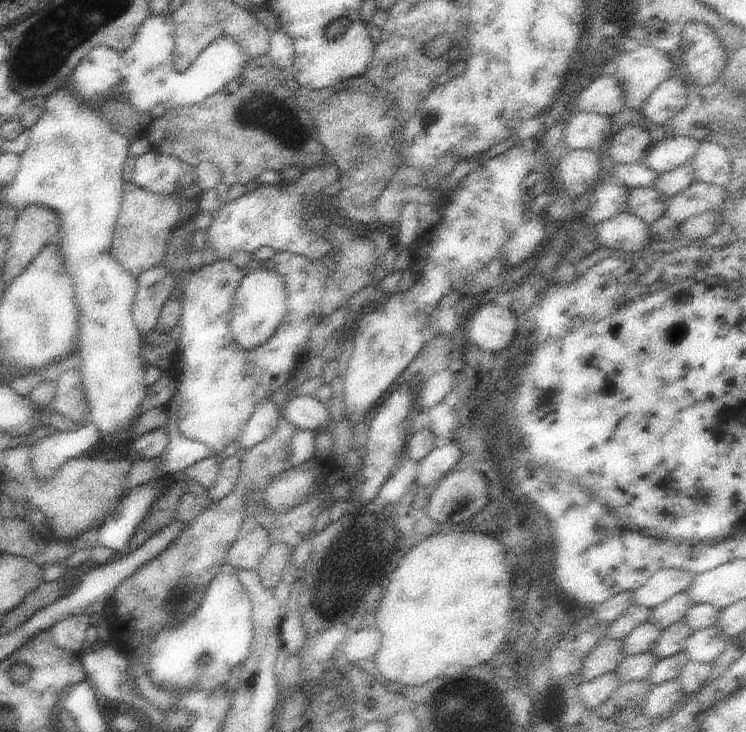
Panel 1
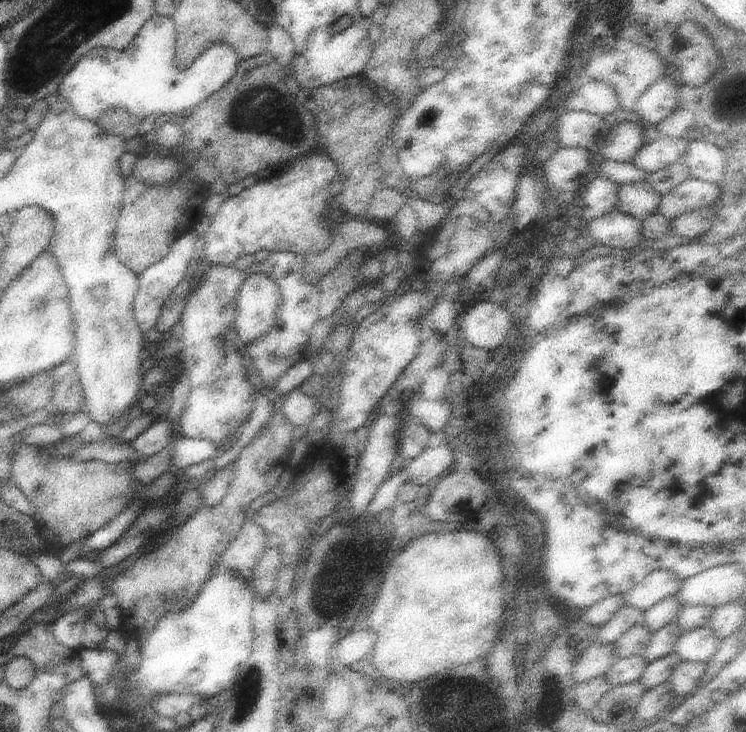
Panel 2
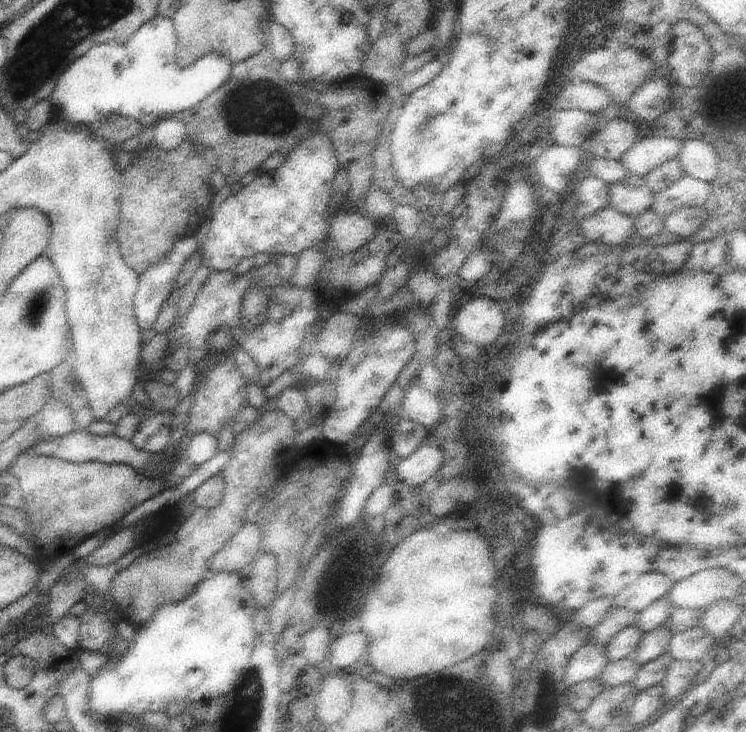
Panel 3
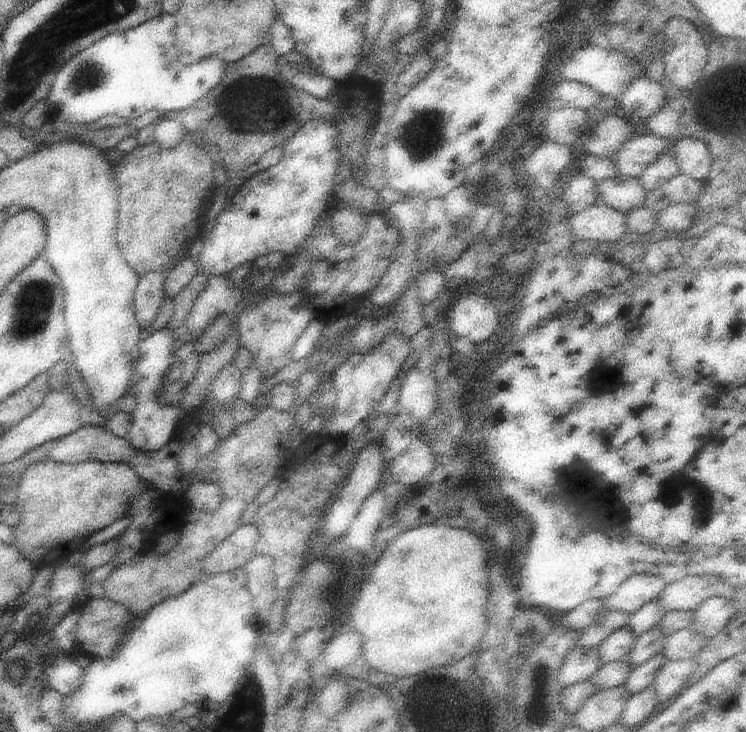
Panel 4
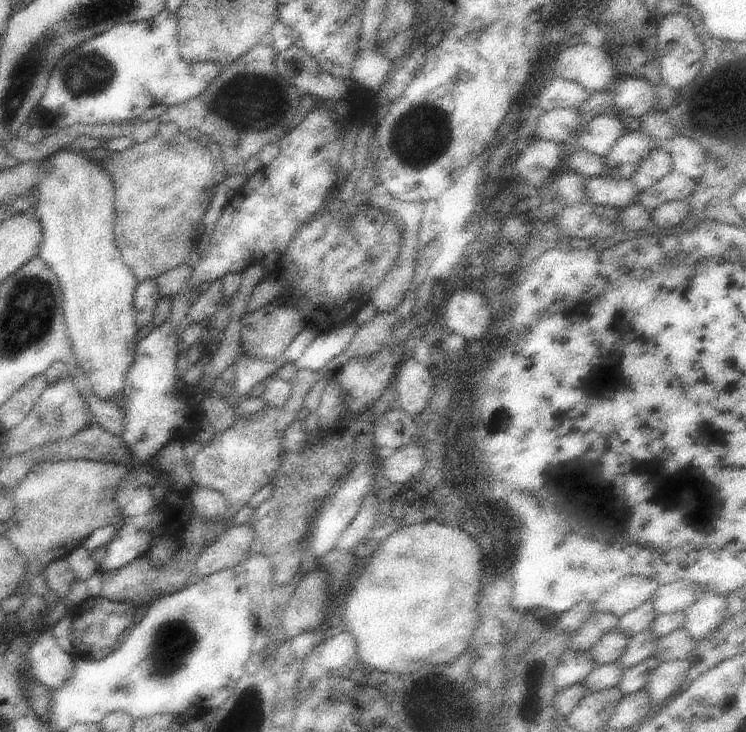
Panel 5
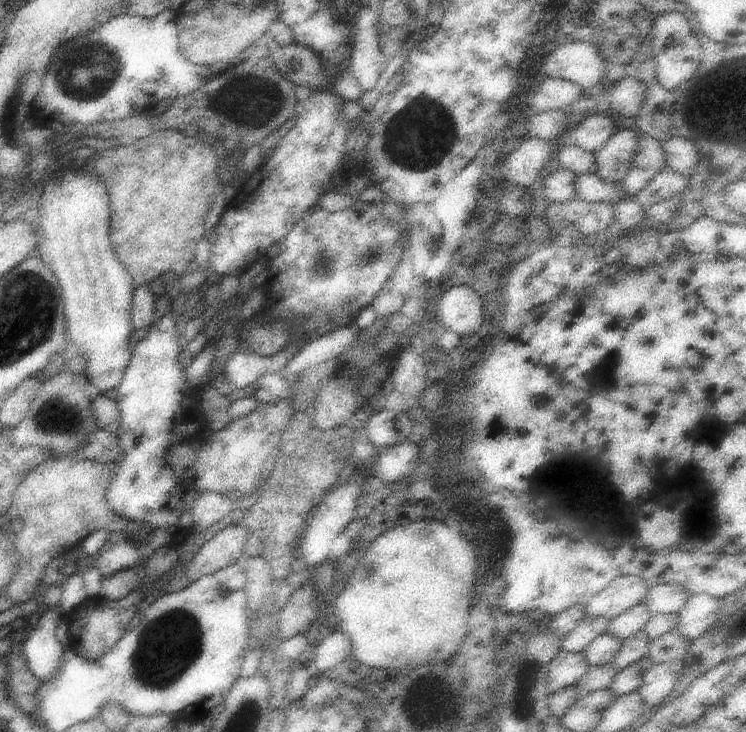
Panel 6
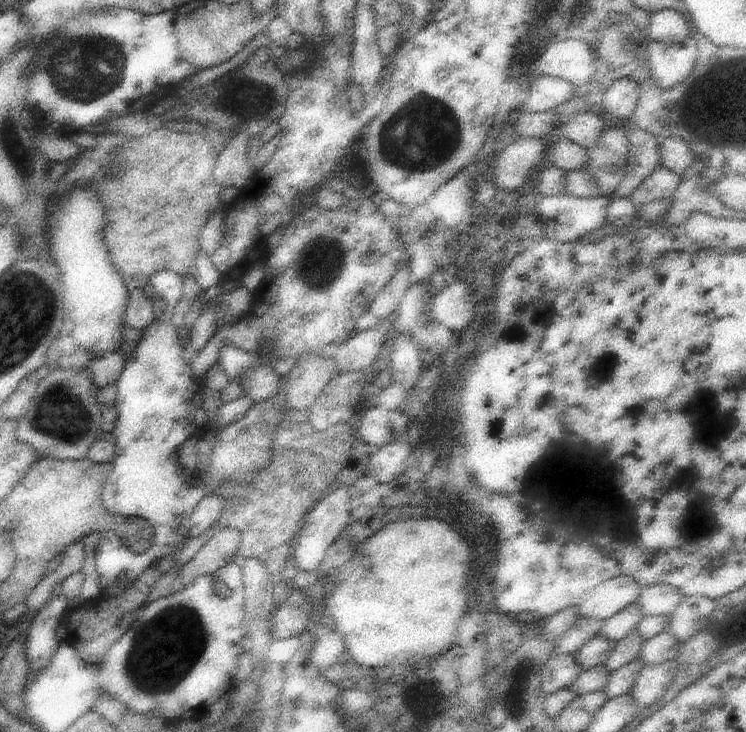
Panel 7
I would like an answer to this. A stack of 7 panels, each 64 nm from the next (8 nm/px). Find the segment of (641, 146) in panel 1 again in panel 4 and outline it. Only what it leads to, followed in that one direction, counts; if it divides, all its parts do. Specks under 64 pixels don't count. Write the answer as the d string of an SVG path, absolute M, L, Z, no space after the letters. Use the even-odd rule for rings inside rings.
M607 116L599 124L587 130L583 140L579 142L579 150L587 150L589 156L613 160L617 152L625 146L625 142L631 140L633 136L635 136L635 130L631 122L615 116Z

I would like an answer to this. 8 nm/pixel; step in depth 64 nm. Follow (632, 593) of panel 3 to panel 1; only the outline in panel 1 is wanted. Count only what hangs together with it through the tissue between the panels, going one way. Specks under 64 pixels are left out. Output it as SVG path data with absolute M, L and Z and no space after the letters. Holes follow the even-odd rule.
M675 568L659 570L641 588L637 588L633 592L633 604L655 610L669 598L673 598L681 592L687 592L695 578L697 578L697 574L685 572L685 570L675 570Z

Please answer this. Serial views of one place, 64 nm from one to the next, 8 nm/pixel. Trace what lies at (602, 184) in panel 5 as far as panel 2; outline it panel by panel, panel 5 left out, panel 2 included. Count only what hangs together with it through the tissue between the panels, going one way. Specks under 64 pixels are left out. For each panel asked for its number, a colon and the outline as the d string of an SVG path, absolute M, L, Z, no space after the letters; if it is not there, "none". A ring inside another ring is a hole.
2: M649 182L641 184L627 184L627 186L619 186L619 210L625 214L635 216L637 220L645 222L651 216L659 214L659 204L661 204L661 194L653 190L653 186Z
3: M629 176L621 184L609 184L609 200L611 208L639 218L643 212L653 208L653 190L645 184L645 178Z
4: M623 176L621 180L603 180L597 182L599 184L599 192L601 192L601 202L623 212L629 214L637 208L645 206L645 198L647 198L647 190L641 184L641 180L637 178L627 178Z

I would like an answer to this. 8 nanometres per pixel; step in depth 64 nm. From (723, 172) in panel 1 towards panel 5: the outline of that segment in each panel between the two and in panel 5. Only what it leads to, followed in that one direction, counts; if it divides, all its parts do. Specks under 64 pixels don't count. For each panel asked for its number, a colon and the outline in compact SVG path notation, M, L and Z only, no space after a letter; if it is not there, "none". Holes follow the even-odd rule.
2: M691 138L691 144L685 156L685 164L689 166L691 178L705 180L705 182L719 186L725 178L727 158L719 146L711 142L703 142L699 138Z
3: M683 140L679 160L681 160L687 176L691 176L695 180L711 184L719 174L721 156L705 140Z
4: M679 138L673 142L675 146L671 148L671 154L675 156L681 174L705 182L711 174L713 158L711 158L711 148L705 146L705 142L691 140L691 138Z
5: M671 138L661 144L673 160L673 172L685 174L691 180L701 180L707 164L707 152L691 138Z

